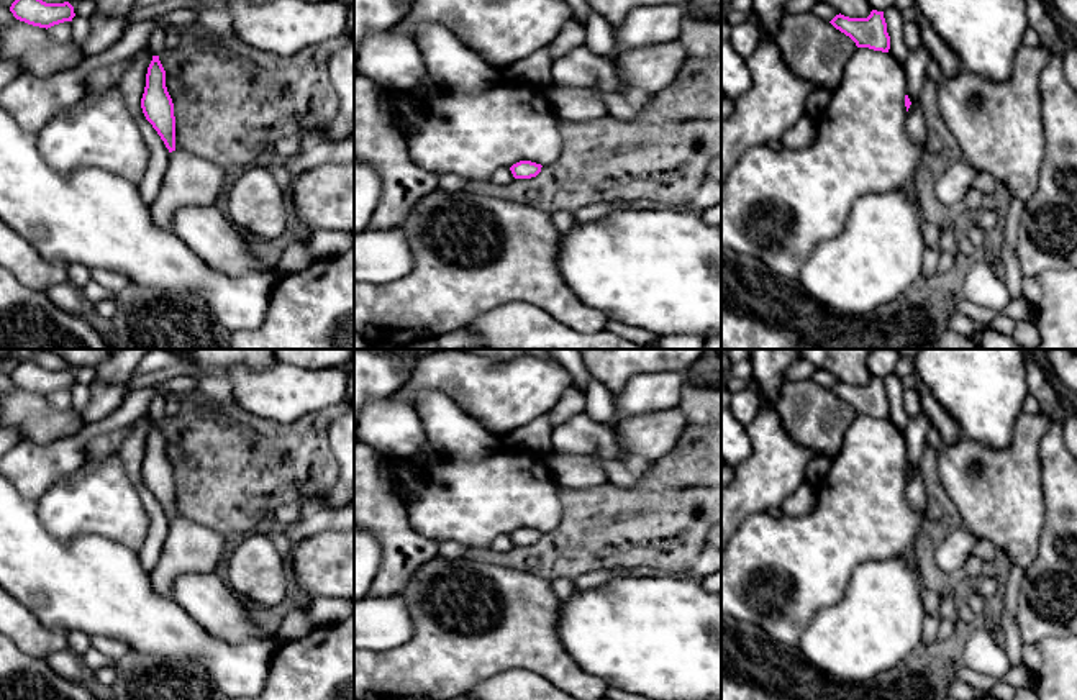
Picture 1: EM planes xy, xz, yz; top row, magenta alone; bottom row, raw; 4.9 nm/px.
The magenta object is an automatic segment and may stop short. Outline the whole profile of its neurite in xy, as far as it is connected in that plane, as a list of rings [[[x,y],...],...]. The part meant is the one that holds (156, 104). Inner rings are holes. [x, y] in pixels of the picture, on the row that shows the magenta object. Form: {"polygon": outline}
{"polygon": [[[152,56],[148,67],[141,108],[169,152],[175,151],[174,103],[166,87],[166,70],[159,61],[159,56]]]}

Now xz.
{"polygon": [[[520,161],[510,167],[515,179],[531,179],[541,172],[541,164],[531,161]]]}

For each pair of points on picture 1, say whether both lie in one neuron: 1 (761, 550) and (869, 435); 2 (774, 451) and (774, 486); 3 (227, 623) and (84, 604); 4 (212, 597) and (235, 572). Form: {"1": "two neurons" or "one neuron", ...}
{"1": "one neuron", "2": "one neuron", "3": "two neurons", "4": "two neurons"}

